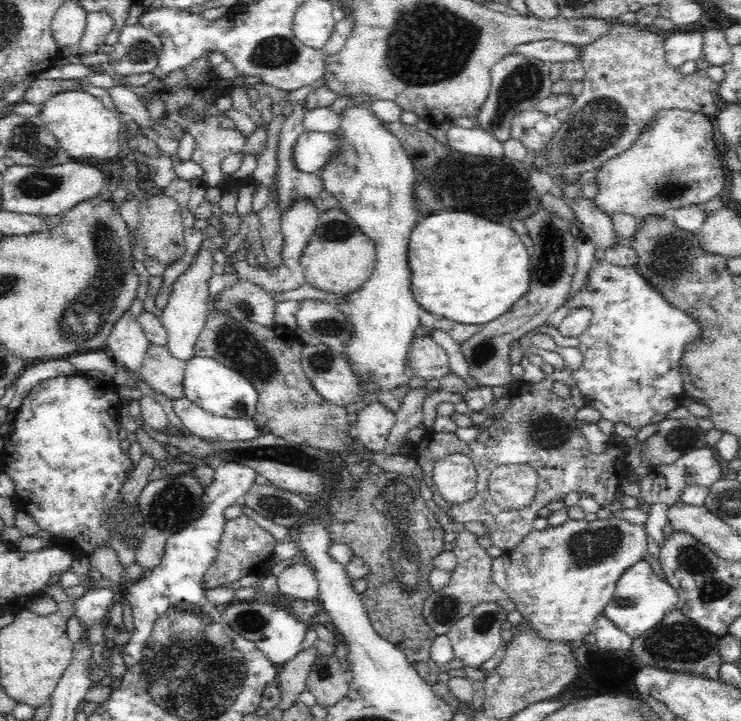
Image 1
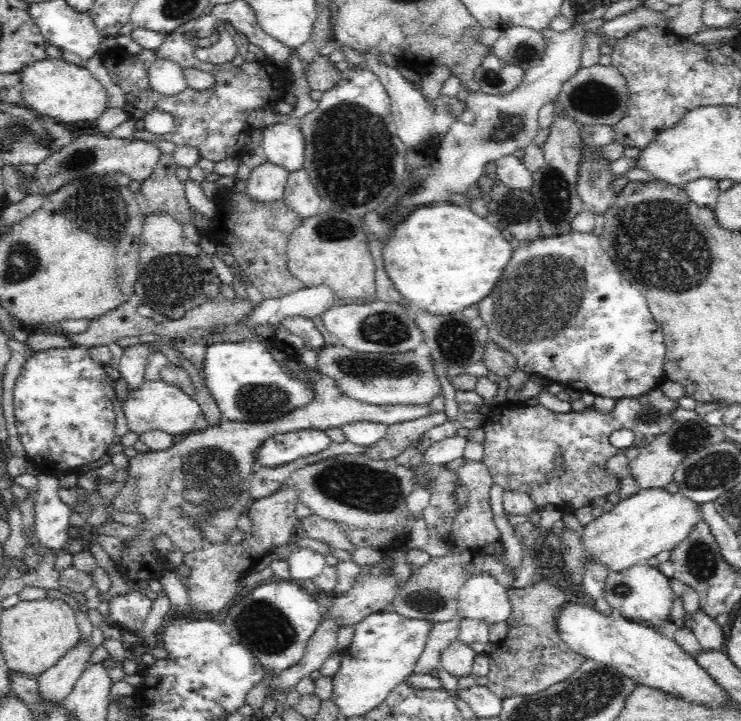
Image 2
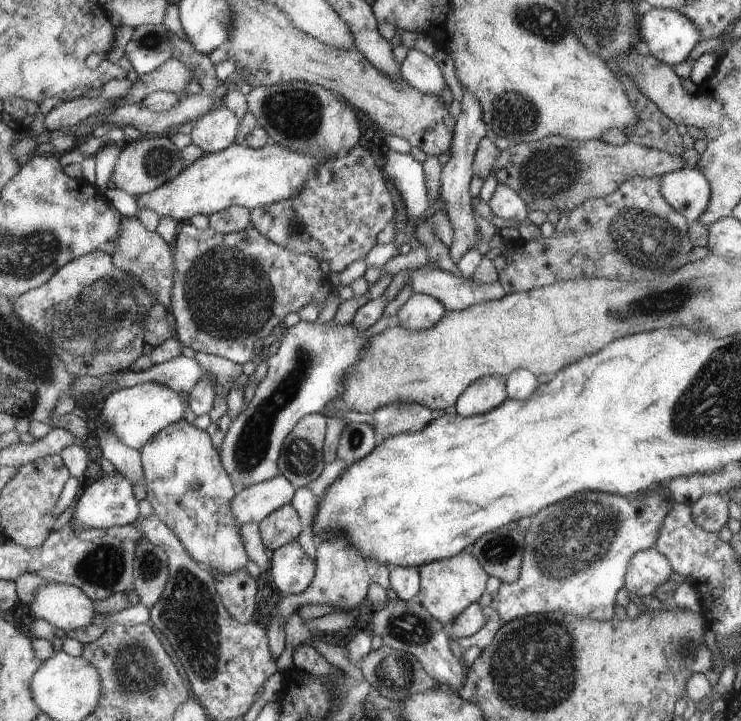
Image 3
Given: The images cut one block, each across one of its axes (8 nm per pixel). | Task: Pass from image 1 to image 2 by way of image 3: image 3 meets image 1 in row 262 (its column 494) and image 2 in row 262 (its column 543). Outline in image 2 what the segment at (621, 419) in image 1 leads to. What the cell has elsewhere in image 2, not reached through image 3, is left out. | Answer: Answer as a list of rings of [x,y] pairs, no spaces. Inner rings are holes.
[[[573,230],[568,234],[560,236],[550,236],[537,239],[520,240],[520,246],[514,249],[512,258],[508,260],[508,266],[504,268],[504,274],[500,276],[500,282],[488,294],[486,298],[478,302],[479,316],[477,323],[486,324],[488,327],[489,340],[500,345],[500,347],[510,351],[516,356],[517,368],[529,375],[540,375],[554,382],[566,384],[566,390],[578,391],[581,395],[596,395],[596,398],[611,398],[619,401],[622,398],[637,398],[644,394],[651,393],[654,389],[659,389],[661,383],[666,379],[664,372],[664,358],[666,358],[666,347],[664,344],[664,333],[661,326],[653,317],[649,309],[646,297],[634,286],[628,284],[620,274],[619,267],[610,258],[607,250],[601,245],[599,236],[591,233],[578,232]]]

